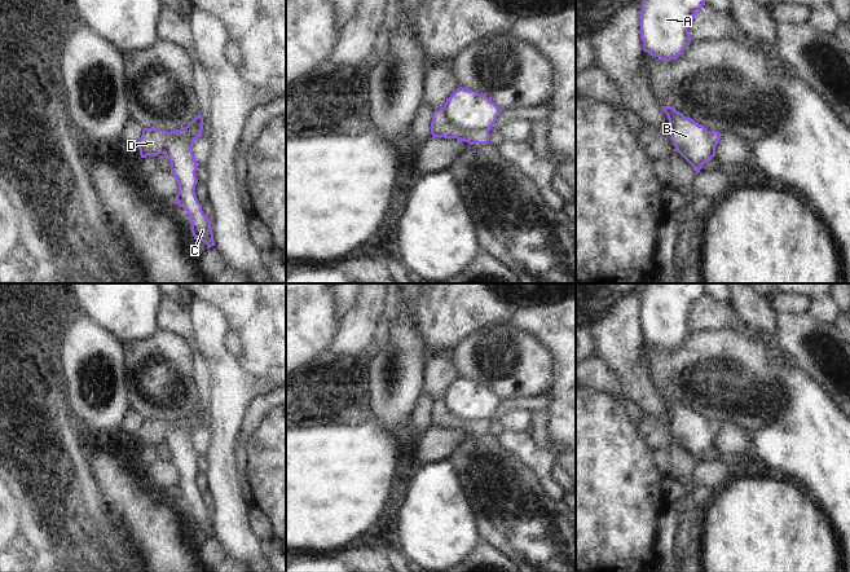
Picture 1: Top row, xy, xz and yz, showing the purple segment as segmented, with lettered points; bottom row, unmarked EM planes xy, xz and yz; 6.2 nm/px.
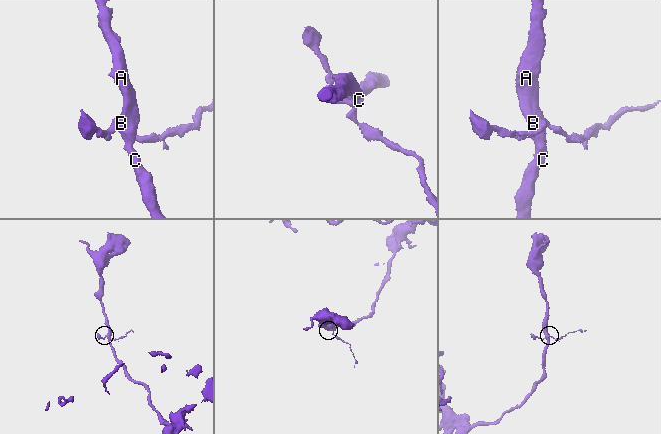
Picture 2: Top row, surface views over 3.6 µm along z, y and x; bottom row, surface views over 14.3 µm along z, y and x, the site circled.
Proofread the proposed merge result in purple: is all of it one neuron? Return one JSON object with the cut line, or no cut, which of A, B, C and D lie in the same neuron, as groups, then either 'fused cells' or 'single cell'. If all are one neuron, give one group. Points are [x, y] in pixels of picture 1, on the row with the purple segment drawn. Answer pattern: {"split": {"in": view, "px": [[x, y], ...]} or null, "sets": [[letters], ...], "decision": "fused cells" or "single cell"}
{"split": {"in": "xz", "px": [[443, 108], [444, 115], [457, 127], [489, 130]]}, "sets": [["A", "B", "C"], ["D"]], "decision": "fused cells"}

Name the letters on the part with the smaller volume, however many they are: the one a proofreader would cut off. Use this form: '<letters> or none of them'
D.

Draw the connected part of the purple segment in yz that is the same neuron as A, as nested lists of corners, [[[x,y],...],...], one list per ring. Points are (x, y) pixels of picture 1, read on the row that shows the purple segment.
[[[643,0],[643,50],[662,61],[675,60],[691,43],[688,27],[705,0]]]

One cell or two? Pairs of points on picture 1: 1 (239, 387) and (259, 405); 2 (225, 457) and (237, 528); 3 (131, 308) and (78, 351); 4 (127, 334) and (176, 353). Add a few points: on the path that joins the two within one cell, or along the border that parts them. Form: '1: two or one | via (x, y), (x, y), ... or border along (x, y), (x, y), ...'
1: two | border along (272, 390), (256, 395), (250, 401), (239, 427)
2: one | via (225, 475), (225, 494), (229, 510)
3: two | border along (88, 316), (123, 342)
4: two | border along (158, 329), (146, 338), (123, 343)

